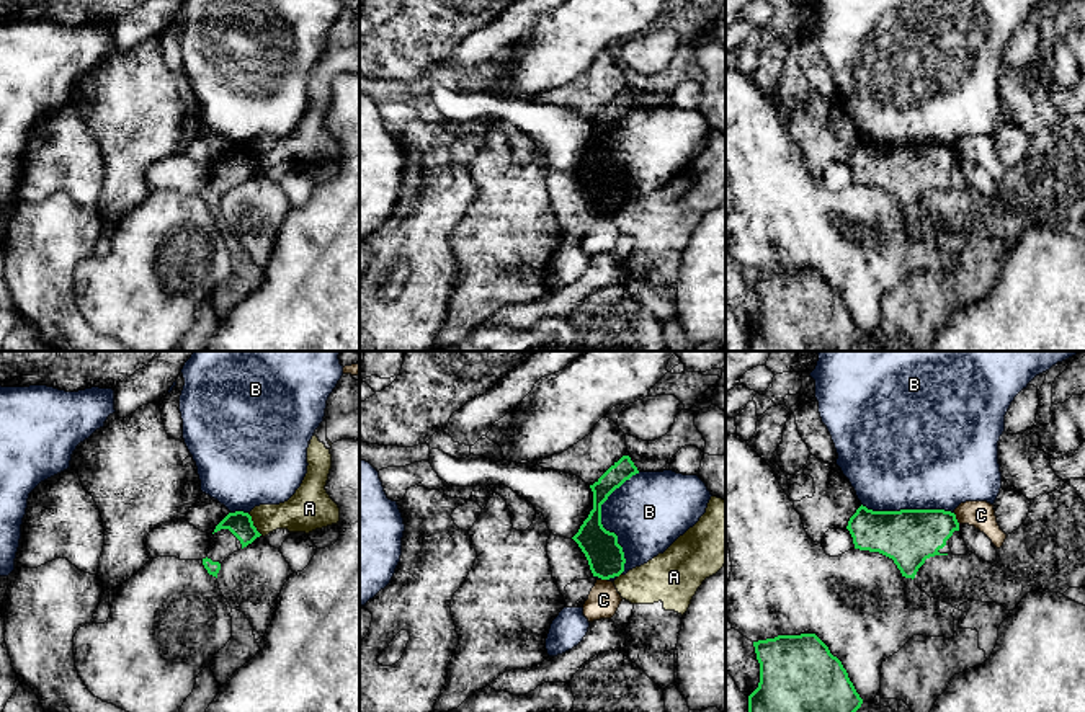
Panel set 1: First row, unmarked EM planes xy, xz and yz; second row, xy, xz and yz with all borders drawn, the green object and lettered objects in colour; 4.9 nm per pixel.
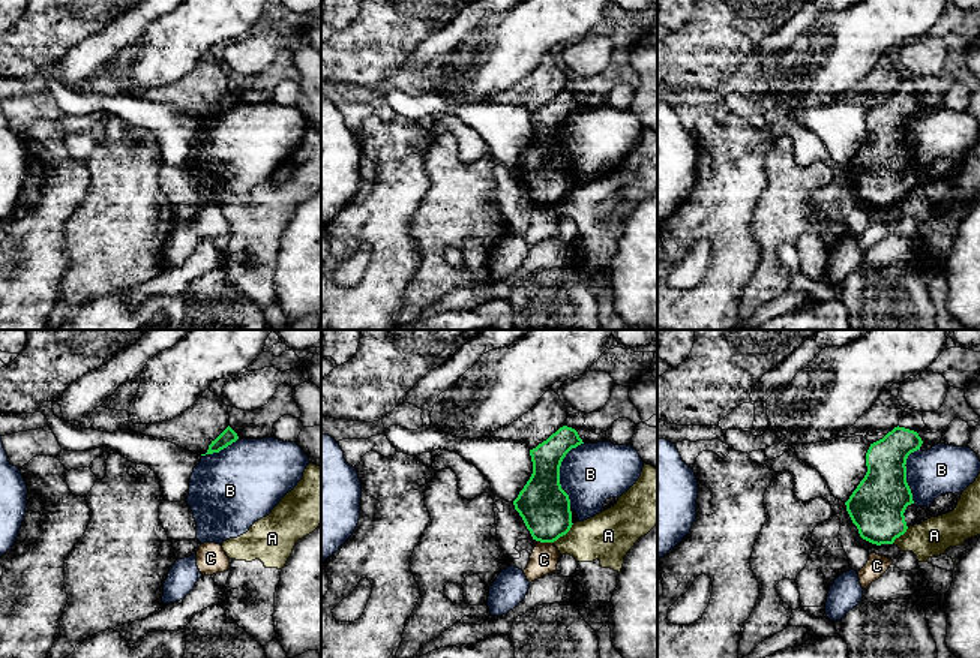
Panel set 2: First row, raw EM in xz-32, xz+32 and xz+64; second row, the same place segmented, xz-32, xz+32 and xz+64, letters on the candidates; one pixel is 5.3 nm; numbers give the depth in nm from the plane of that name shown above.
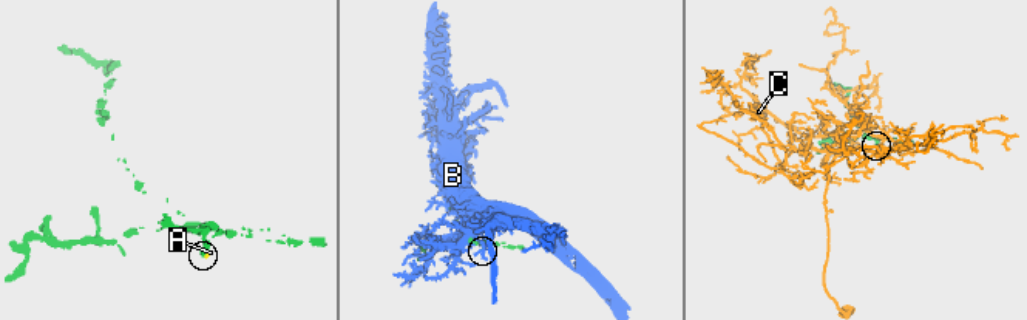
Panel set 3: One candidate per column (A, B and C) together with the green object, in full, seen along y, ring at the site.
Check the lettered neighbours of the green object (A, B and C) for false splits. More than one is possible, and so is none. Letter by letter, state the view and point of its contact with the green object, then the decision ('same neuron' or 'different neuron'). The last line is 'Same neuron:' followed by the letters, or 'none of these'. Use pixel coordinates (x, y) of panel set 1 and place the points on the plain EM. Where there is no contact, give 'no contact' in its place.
A: contact xy (252, 159); different neuron
B: contact xz (600, 155); different neuron
C: contact yz (955, 152); different neuron
Same neuron: none of these

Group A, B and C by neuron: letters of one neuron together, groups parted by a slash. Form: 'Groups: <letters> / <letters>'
Groups: A / B / C

